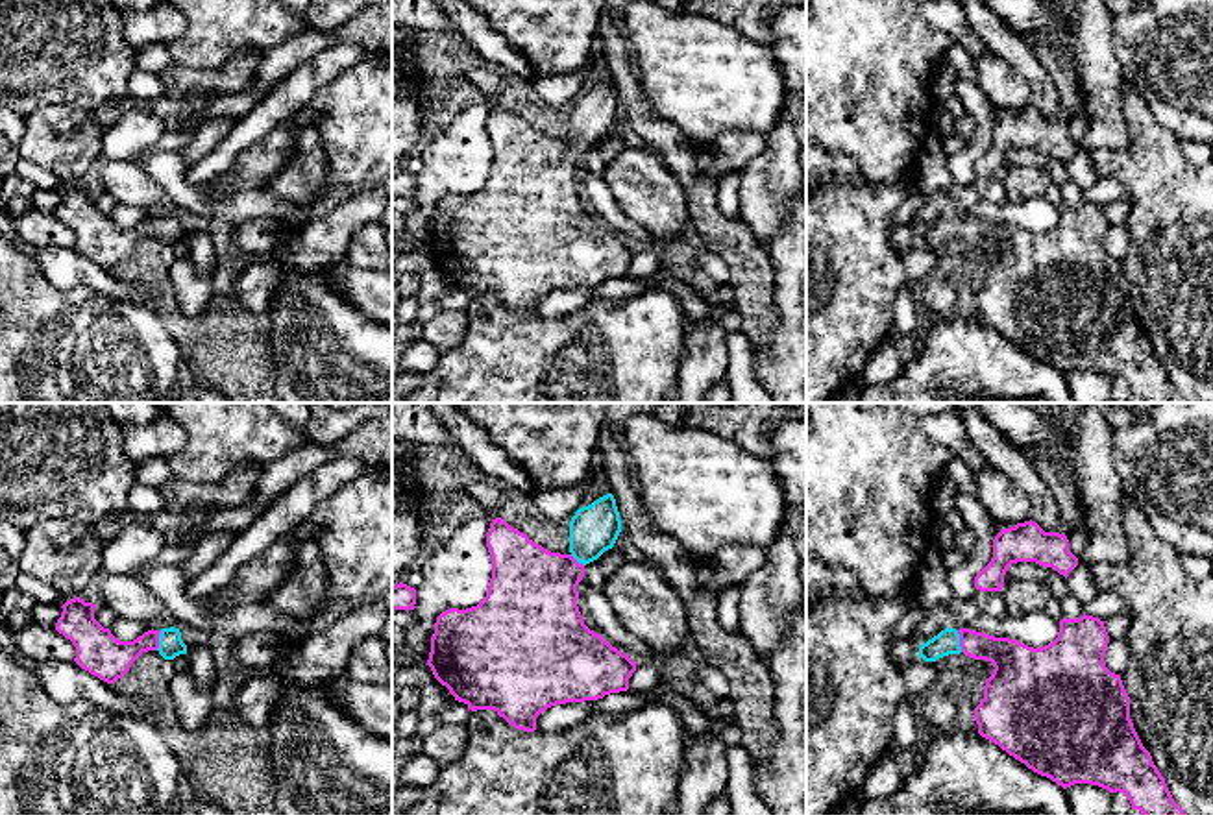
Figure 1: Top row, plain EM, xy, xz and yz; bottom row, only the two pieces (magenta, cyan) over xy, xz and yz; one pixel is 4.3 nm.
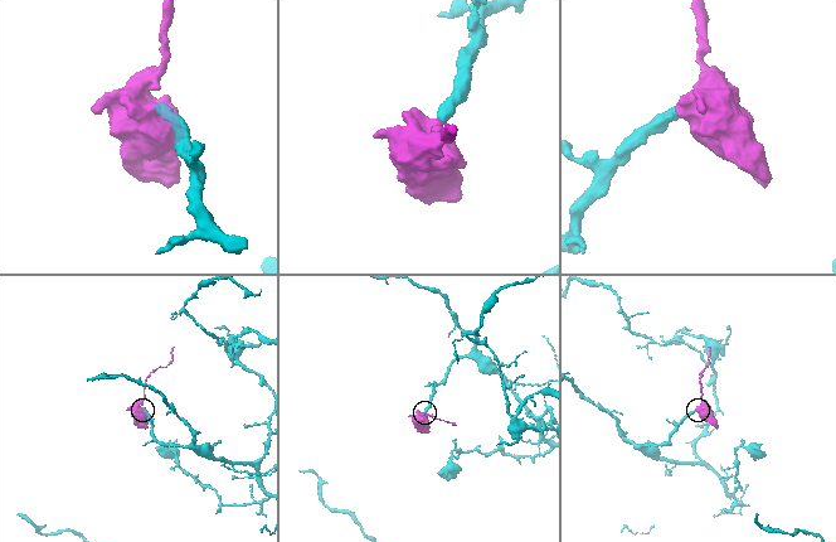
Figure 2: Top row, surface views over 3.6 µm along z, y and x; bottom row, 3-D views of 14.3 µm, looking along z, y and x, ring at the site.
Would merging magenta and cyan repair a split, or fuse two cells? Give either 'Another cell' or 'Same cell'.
Same cell

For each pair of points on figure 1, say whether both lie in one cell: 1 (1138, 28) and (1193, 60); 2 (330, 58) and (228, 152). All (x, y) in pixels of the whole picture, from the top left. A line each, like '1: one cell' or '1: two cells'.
1: one cell
2: one cell

